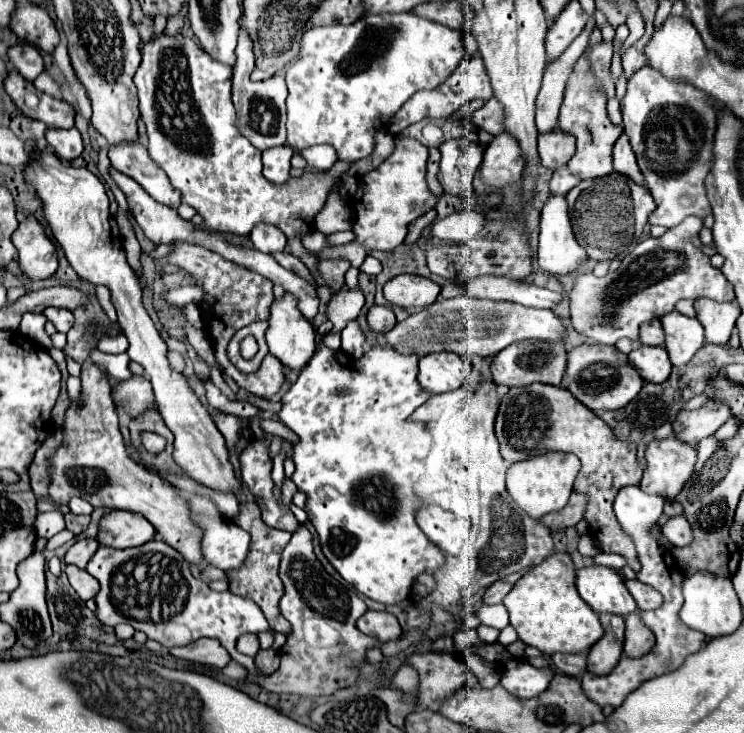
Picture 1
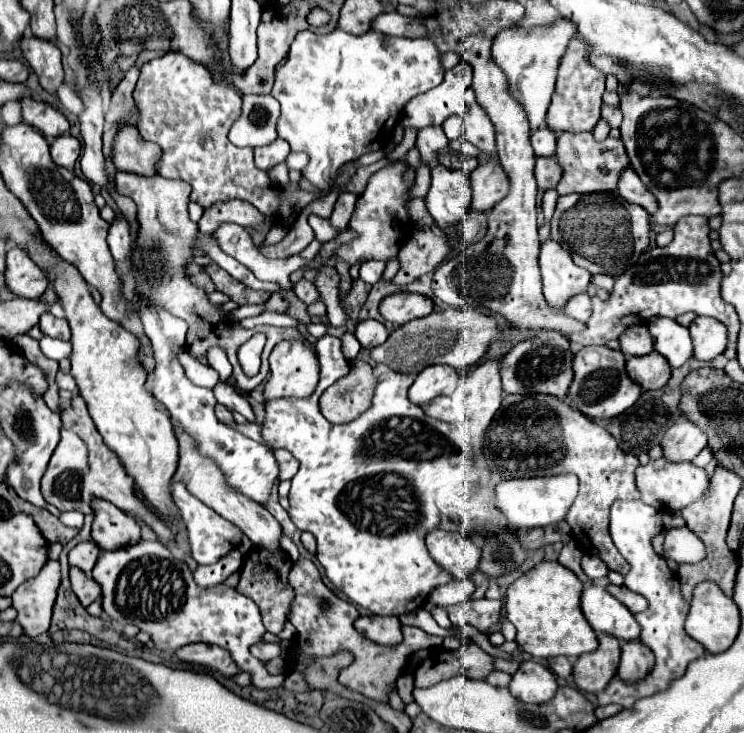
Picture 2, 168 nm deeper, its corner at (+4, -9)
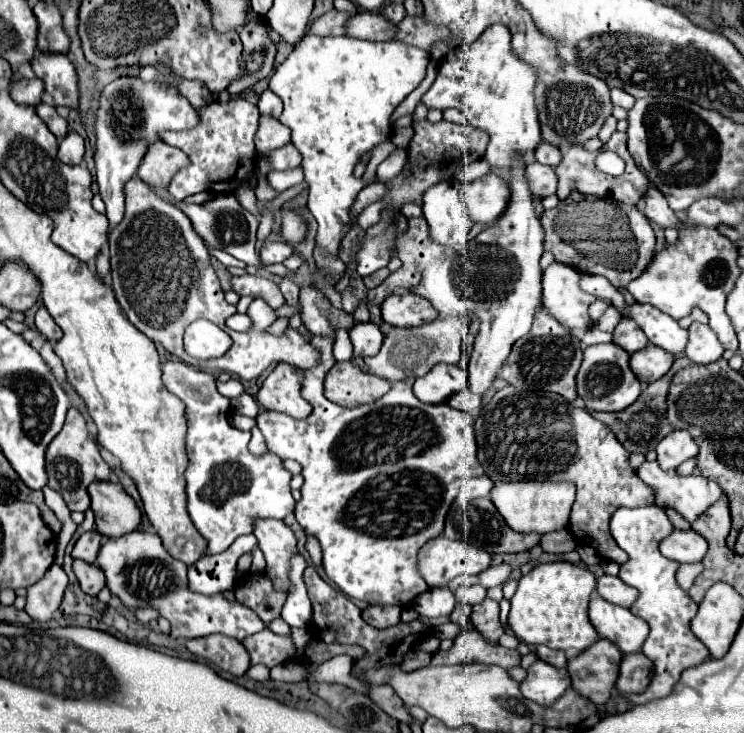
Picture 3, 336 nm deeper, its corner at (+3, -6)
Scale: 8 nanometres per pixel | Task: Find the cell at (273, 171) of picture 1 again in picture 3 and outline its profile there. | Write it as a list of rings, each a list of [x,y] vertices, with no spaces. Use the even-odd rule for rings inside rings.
[[[260,117],[260,127],[256,131],[254,141],[256,141],[256,151],[266,157],[278,147],[284,147],[290,143],[290,131],[278,119]]]

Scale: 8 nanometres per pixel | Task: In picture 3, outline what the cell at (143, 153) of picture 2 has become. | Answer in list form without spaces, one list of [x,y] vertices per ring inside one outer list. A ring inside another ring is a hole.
[[[156,141],[152,143],[152,147],[148,147],[136,175],[154,189],[166,189],[172,175],[186,165],[188,165],[188,157],[180,149]]]

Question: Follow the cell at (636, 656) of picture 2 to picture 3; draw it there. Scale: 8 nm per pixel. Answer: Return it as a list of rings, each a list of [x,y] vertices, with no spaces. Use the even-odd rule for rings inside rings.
[[[644,653],[624,655],[616,689],[624,693],[642,693],[652,679],[652,661]]]

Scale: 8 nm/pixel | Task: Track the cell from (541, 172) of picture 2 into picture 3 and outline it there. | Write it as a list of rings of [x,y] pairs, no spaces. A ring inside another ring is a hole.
[[[534,161],[526,167],[526,175],[530,181],[530,191],[536,197],[546,197],[556,193],[556,185],[558,185],[558,177],[554,173],[552,167],[544,167],[542,163]]]

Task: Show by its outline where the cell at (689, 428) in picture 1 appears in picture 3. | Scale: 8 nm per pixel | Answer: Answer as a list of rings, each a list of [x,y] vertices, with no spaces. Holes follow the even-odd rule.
[[[674,429],[668,433],[656,447],[658,463],[664,469],[676,469],[682,461],[698,455],[698,443],[692,439],[688,431]]]

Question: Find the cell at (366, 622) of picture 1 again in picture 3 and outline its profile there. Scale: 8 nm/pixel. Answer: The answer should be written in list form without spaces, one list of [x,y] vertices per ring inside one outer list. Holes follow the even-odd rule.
[[[370,605],[362,611],[362,619],[374,629],[388,629],[400,623],[402,609],[396,605]]]

